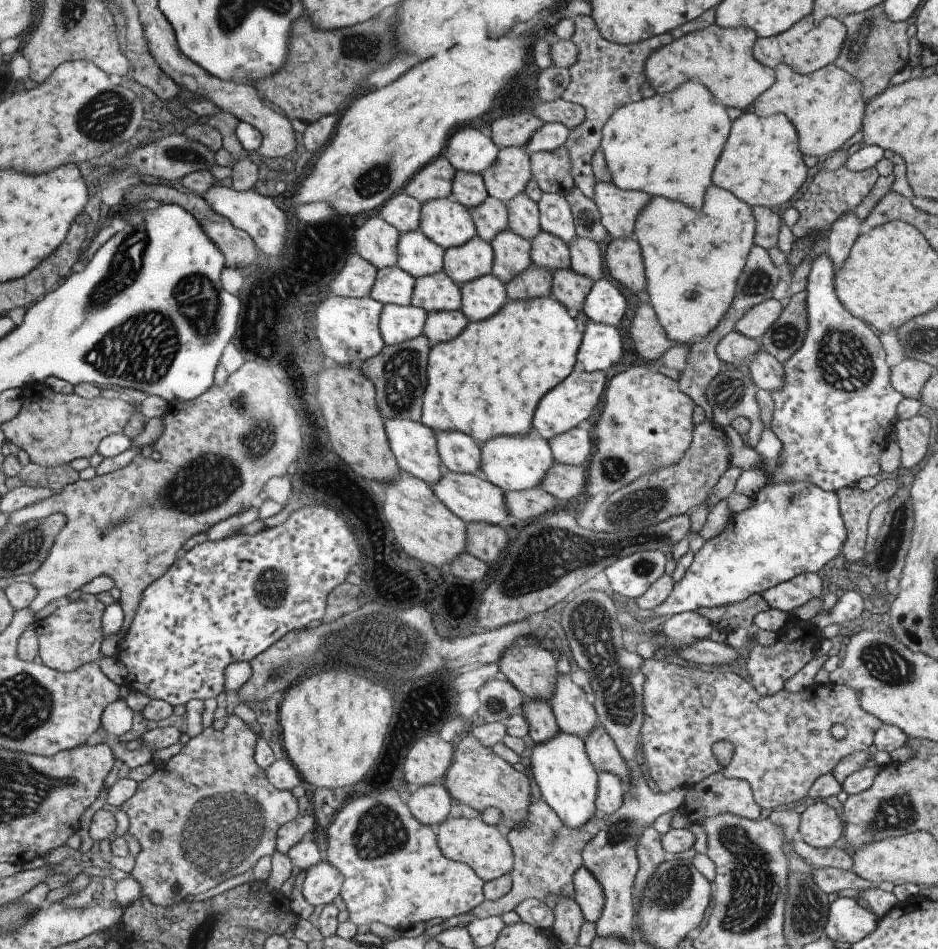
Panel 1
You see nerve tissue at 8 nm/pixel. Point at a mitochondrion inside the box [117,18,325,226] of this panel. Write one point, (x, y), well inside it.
(178, 154)

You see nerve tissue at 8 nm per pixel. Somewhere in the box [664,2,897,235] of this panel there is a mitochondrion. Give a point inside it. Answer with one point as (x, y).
(855, 47)

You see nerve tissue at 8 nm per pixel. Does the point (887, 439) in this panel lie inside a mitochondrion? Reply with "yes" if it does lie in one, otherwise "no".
no

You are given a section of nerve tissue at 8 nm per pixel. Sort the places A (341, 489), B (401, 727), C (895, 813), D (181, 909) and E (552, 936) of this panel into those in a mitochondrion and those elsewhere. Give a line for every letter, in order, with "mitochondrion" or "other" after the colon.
A: other
B: other
C: mitochondrion
D: other
E: other

